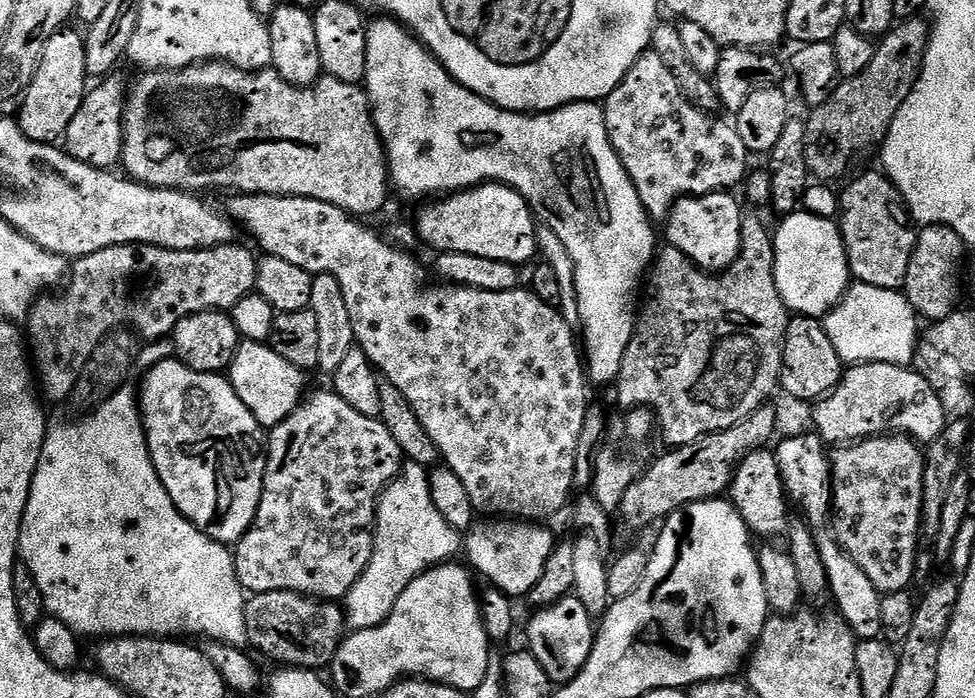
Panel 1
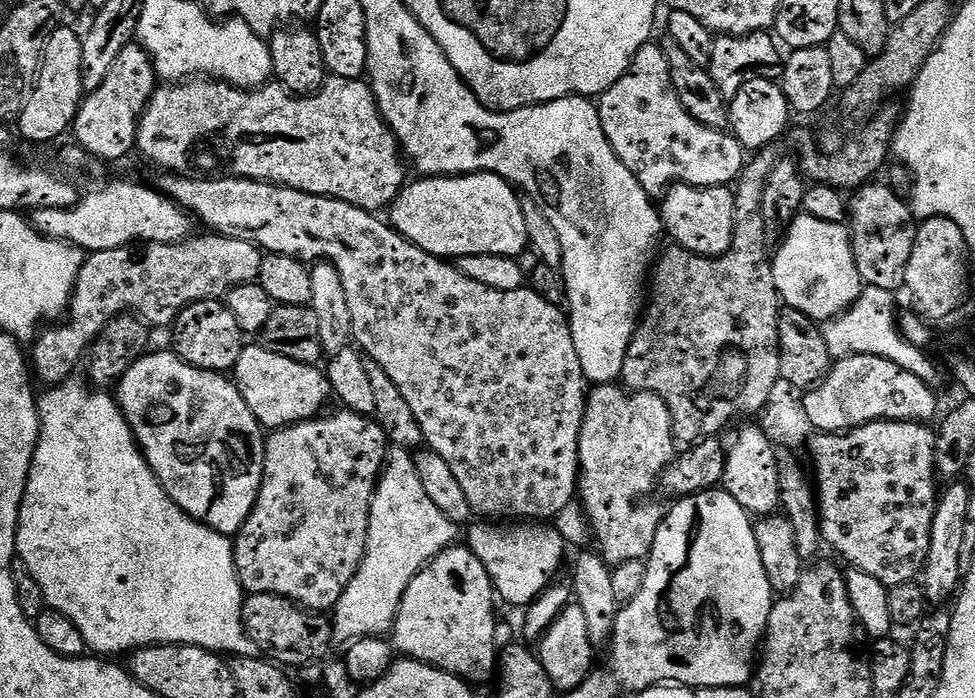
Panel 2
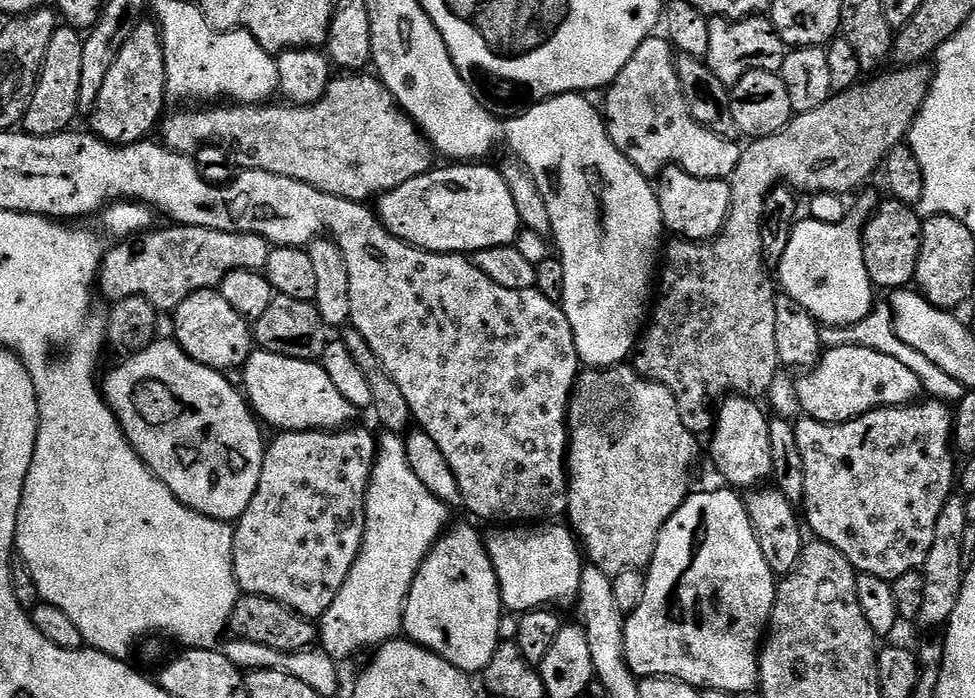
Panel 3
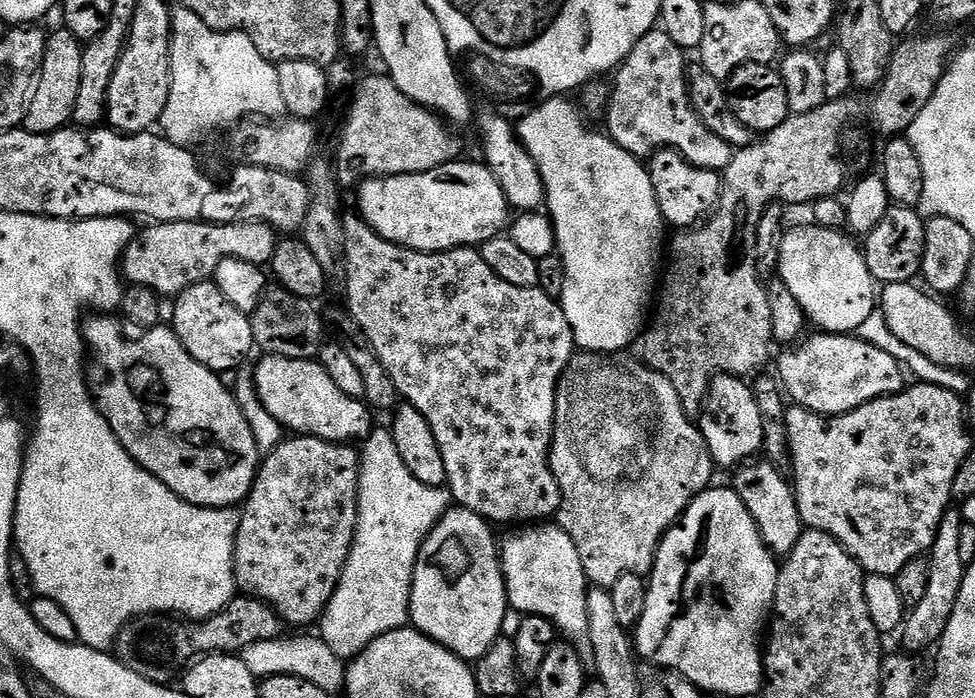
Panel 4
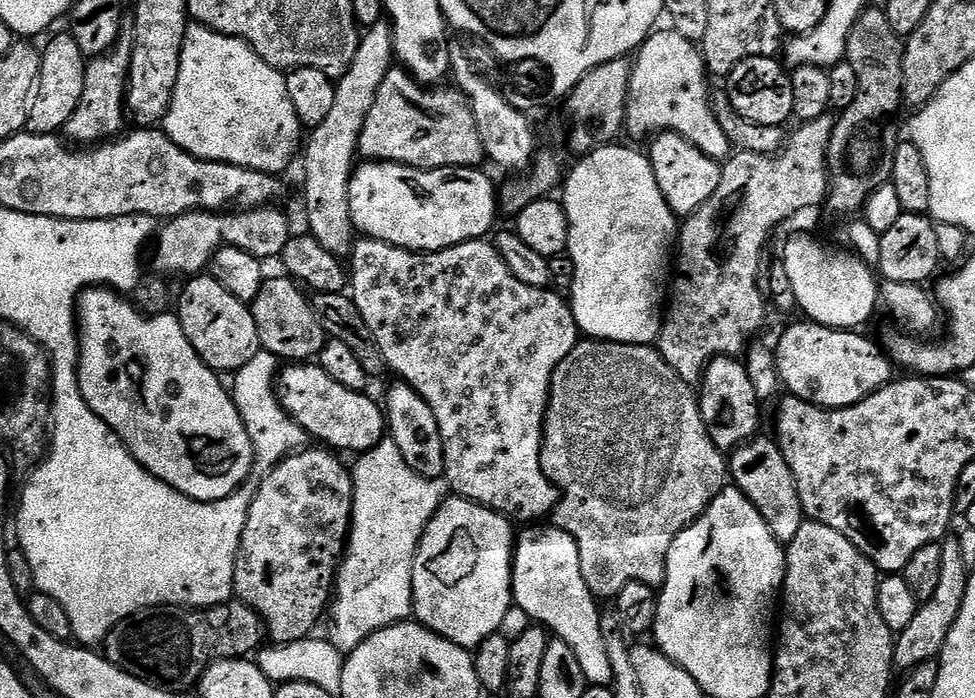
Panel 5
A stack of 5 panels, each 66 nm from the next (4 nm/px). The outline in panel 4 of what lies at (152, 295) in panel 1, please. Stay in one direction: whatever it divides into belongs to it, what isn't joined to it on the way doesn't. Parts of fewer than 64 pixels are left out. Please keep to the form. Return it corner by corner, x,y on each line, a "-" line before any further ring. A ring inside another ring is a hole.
159,222
144,233
133,235
122,254
124,276
129,285
137,284
154,290
161,298
175,298
190,286
212,280
218,264
226,258
242,258
242,262
271,265
278,243
278,233
268,224
207,224
198,222

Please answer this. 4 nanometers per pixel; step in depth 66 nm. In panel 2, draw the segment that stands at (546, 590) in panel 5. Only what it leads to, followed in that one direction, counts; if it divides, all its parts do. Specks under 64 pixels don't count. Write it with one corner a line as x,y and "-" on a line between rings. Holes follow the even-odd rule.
548,522
476,523
467,529
466,546
486,566
486,574
490,574
492,587
503,603
527,606
557,579
556,571
564,560
564,536
552,528
556,526

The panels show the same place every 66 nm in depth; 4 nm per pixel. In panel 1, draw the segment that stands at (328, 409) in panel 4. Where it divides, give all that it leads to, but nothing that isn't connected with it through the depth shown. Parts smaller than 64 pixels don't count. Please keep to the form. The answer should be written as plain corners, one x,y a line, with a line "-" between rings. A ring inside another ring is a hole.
244,340
232,359
232,366
226,373
232,381
238,398
254,414
261,428
271,430
279,426
294,409
301,403
300,391
304,388
305,369
286,362
282,354
278,354
267,343
259,344
253,340

